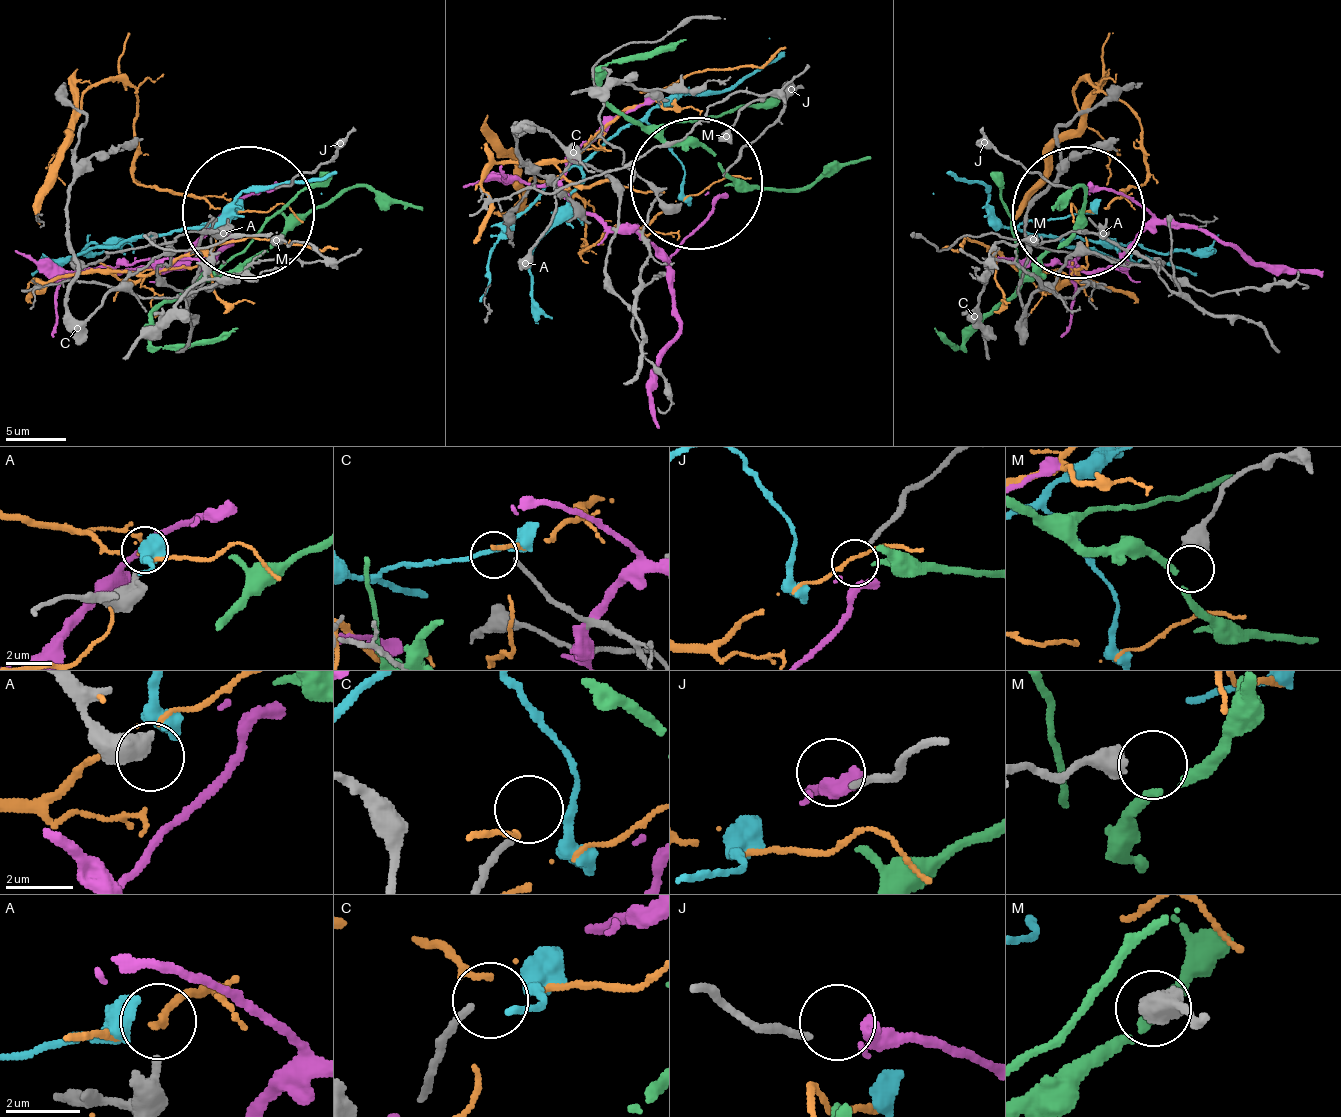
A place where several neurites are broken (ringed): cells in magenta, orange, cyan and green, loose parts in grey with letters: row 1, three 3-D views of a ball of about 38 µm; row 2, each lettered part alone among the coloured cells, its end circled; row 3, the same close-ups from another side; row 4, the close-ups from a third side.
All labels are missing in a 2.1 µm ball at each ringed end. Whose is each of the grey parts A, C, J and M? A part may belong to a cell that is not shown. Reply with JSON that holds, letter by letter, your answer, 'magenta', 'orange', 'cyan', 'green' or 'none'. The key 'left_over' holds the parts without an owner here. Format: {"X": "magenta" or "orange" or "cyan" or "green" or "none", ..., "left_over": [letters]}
{"A": "none", "C": "none", "J": "magenta", "M": "none", "left_over": ["A", "C", "M"]}

